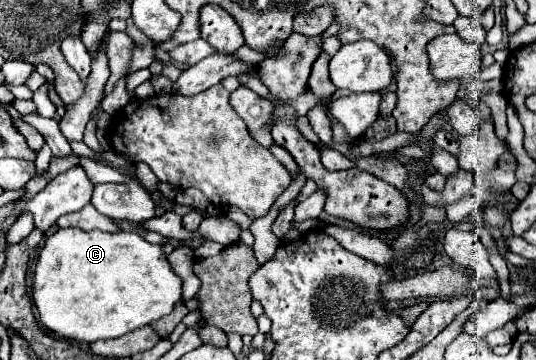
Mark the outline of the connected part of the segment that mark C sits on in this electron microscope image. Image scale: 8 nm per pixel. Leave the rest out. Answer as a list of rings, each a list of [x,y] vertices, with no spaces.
[[[65,228],[47,238],[39,252],[33,274],[33,302],[39,310],[39,320],[51,332],[79,342],[97,342],[103,338],[119,338],[131,330],[143,328],[153,320],[171,314],[181,302],[183,280],[173,272],[159,244],[149,244],[137,232],[101,232]]]

